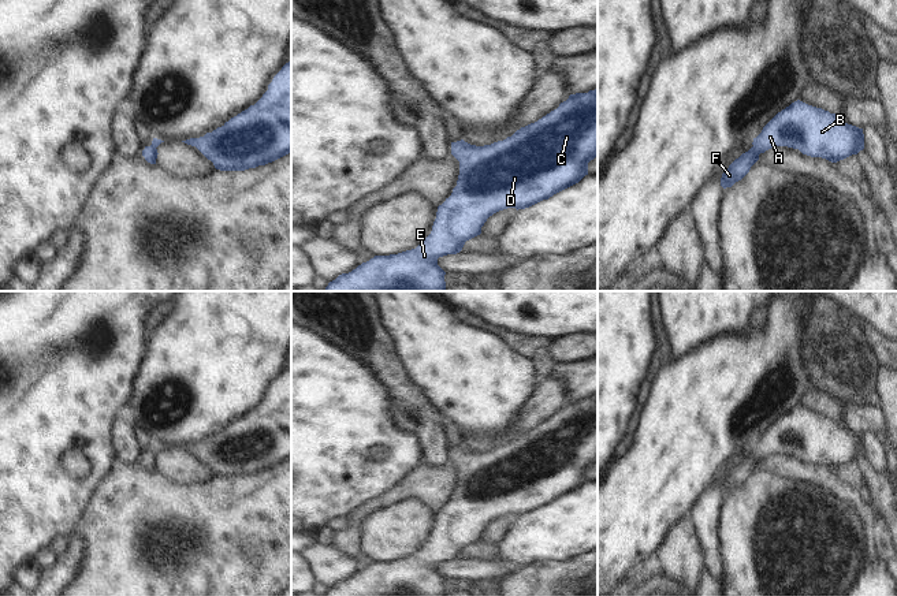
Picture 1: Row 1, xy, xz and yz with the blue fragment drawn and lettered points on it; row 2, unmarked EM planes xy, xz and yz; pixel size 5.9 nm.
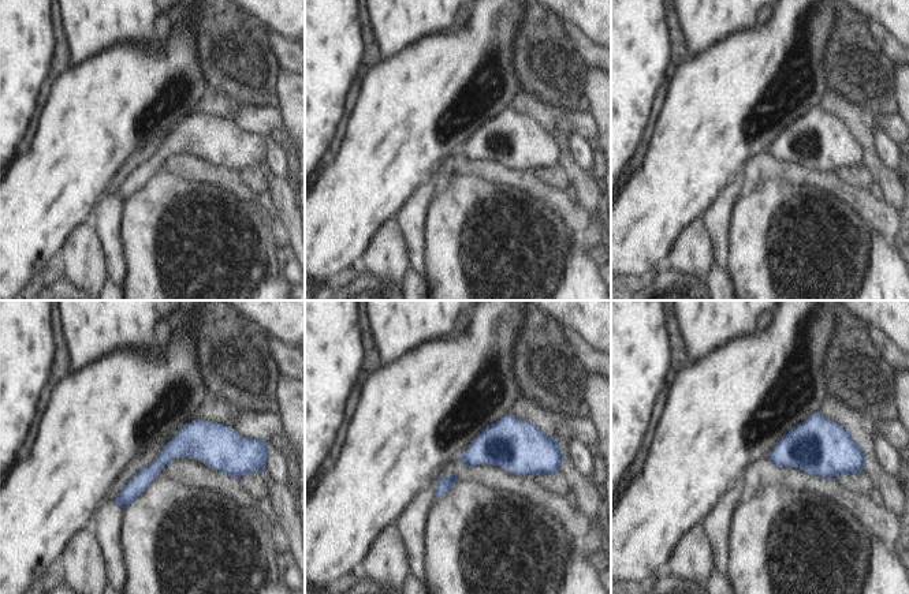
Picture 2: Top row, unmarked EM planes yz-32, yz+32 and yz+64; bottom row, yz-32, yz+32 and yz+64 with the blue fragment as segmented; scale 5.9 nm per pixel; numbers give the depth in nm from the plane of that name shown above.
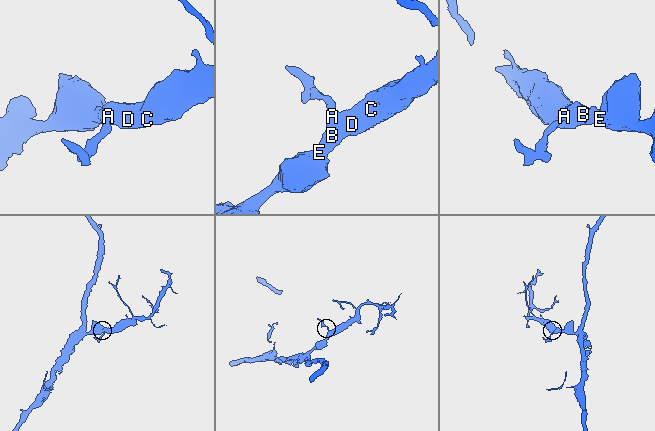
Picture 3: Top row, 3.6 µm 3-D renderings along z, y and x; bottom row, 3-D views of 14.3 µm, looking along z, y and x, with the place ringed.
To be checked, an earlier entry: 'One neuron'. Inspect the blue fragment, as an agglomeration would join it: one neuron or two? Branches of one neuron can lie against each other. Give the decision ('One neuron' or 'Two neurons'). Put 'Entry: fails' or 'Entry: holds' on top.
Entry: holds
One neuron.

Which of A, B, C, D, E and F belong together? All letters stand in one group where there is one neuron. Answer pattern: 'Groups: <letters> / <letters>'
Groups: A B C D E F.

